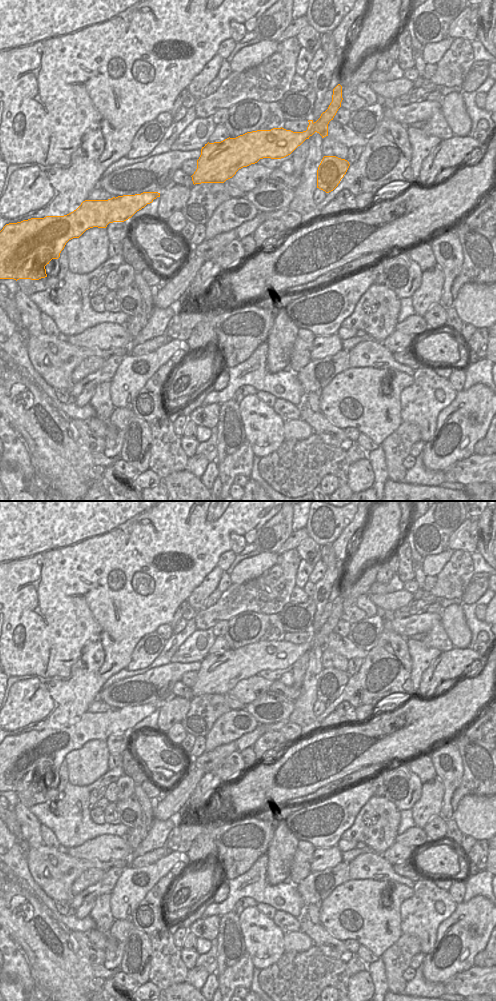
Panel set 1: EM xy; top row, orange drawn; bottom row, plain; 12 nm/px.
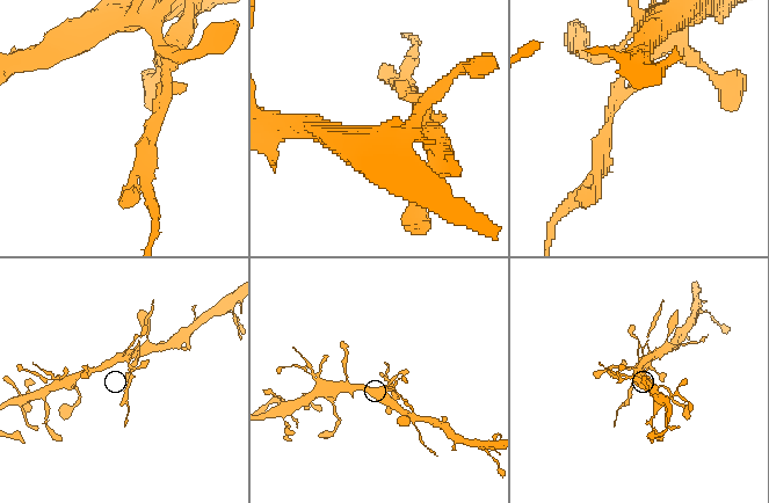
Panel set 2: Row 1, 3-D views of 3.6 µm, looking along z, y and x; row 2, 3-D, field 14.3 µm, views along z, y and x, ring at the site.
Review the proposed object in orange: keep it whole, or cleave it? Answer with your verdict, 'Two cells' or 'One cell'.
Two cells

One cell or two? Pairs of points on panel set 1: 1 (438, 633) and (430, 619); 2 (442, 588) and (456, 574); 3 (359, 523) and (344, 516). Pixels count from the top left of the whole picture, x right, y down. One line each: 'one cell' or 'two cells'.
1: two cells
2: one cell
3: two cells

